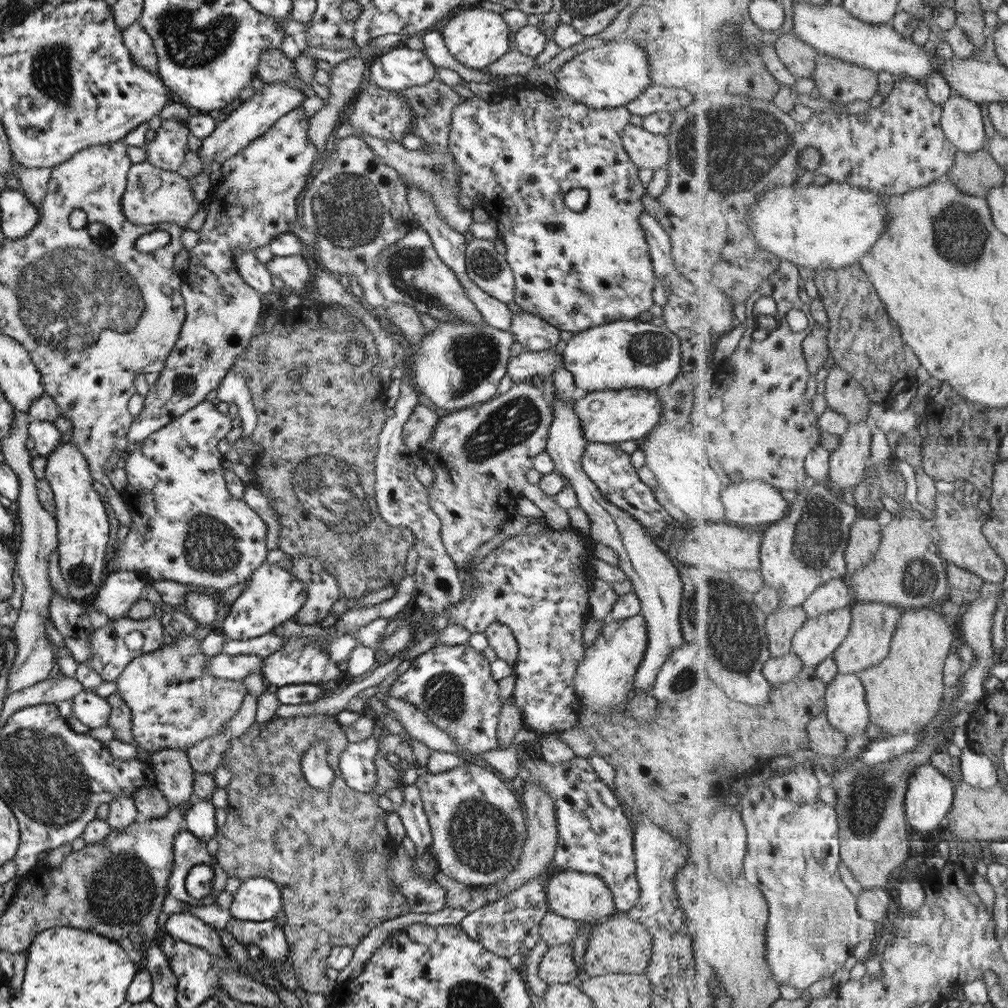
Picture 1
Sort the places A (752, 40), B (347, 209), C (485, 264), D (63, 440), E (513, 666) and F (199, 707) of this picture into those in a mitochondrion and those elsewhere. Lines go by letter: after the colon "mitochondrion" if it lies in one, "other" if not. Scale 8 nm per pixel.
A: mitochondrion
B: mitochondrion
C: mitochondrion
D: other
E: other
F: mitochondrion

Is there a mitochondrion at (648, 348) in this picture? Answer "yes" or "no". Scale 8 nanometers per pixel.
yes

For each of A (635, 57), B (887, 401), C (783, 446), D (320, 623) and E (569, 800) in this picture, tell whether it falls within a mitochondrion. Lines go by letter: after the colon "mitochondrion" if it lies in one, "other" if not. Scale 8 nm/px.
A: other
B: other
C: other
D: other
E: other

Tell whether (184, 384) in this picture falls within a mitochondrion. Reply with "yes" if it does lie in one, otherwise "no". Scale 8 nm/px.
yes

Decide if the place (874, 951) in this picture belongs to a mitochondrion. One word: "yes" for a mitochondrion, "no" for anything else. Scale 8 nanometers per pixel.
no

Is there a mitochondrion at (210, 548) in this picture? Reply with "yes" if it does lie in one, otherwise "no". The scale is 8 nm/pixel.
yes

